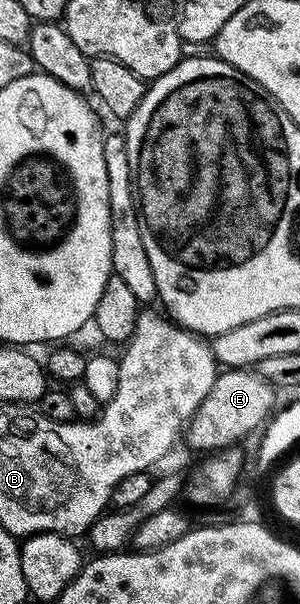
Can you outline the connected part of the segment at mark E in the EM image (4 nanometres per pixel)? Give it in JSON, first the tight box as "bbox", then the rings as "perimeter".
{"bbox":[182,369,277,453],"perimeter":[[[224,369],[219,372],[202,405],[194,413],[194,417],[188,422],[187,427],[182,432],[183,442],[188,442],[188,447],[192,451],[204,451],[200,453],[215,453],[225,449],[235,448],[236,443],[240,443],[251,431],[259,432],[261,428],[269,422],[274,408],[277,406],[277,388],[272,387],[263,377],[256,374],[252,369]]]}

